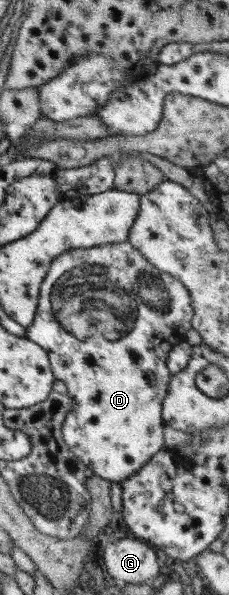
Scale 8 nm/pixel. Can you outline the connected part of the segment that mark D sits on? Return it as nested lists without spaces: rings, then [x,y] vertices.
[[[128,241],[107,243],[100,247],[75,249],[63,253],[51,261],[49,271],[40,288],[36,314],[33,323],[26,328],[26,337],[40,345],[49,354],[55,379],[65,383],[67,394],[75,400],[75,407],[71,407],[70,414],[63,421],[63,438],[67,446],[71,448],[71,452],[95,475],[109,482],[121,483],[140,471],[164,446],[161,403],[163,403],[163,397],[167,395],[167,387],[169,387],[169,379],[172,375],[167,368],[166,354],[175,345],[184,341],[187,331],[192,328],[193,307],[190,291],[176,277],[165,274],[151,265],[148,259],[135,250]]]

